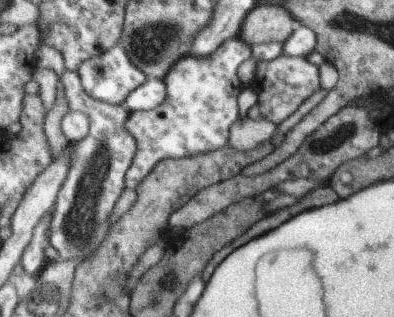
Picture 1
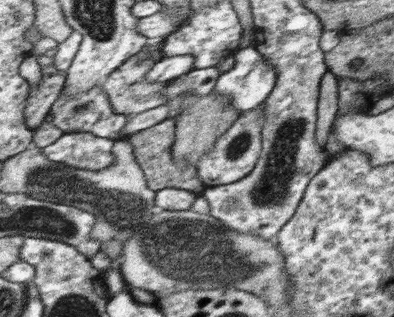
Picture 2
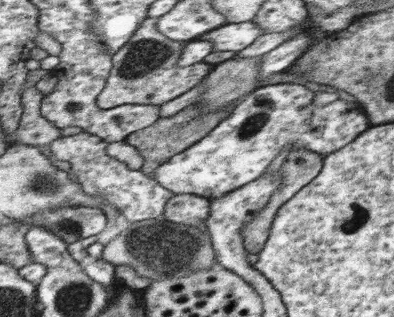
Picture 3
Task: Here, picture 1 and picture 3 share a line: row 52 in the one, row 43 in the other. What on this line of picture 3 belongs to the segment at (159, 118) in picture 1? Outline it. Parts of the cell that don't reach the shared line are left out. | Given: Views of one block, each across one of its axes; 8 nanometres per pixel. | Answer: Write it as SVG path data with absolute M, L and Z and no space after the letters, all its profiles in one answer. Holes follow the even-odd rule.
M243 22L243 24L223 24L215 30L209 30L207 34L201 34L197 40L207 40L213 44L213 52L229 50L229 52L243 52L243 48L249 48L263 30L253 24L253 22Z

